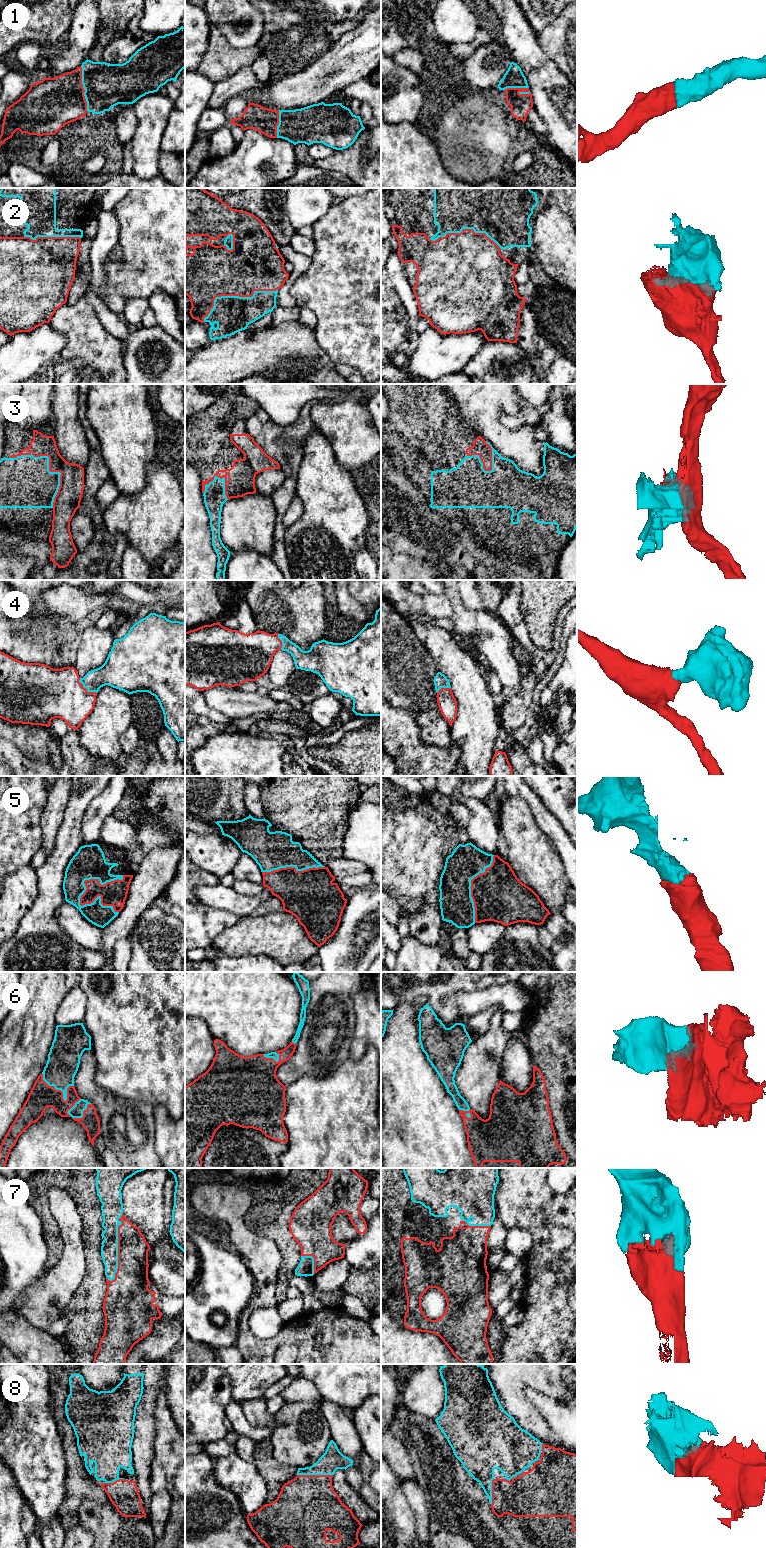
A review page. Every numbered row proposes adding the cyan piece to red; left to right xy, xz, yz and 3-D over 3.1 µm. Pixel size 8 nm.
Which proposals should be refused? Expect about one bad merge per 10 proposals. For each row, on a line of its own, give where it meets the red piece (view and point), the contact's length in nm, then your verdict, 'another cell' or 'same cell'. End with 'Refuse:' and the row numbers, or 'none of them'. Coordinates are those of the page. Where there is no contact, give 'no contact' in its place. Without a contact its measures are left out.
1: contact xy (83, 88); length 360 nm; same cell
2: contact xz (235, 295); length 650 nm; same cell
3: contact xy (49, 467); length 550 nm; another cell
4: contact xy (86, 689); length 190 nm; same cell
5: contact xy (93, 879); length 420 nm; same cell
6: contact xy (54, 1087); length 300 nm; same cell
7: contact xy (118, 1247); length 550 nm; same cell
8: contact xz (315, 1475); length 280 nm; same cell
Refuse: 3

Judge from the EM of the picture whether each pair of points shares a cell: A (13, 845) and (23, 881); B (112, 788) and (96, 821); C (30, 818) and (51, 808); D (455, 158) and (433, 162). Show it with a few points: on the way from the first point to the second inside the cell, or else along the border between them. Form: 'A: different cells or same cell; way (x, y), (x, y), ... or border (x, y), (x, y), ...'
A: different cells; border (29, 863), (16, 868), (10, 873)
B: same cell; way (111, 796), (99, 810), (99, 813)
C: different cells; border (47, 790), (47, 802), (41, 817), (40, 835)
D: different cells; border (431, 139), (439, 155), (440, 163), (454, 177)

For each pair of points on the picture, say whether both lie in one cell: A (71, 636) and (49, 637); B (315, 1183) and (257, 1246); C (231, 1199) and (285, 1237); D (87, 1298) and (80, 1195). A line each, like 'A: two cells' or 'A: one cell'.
A: one cell
B: two cells
C: two cells
D: one cell

